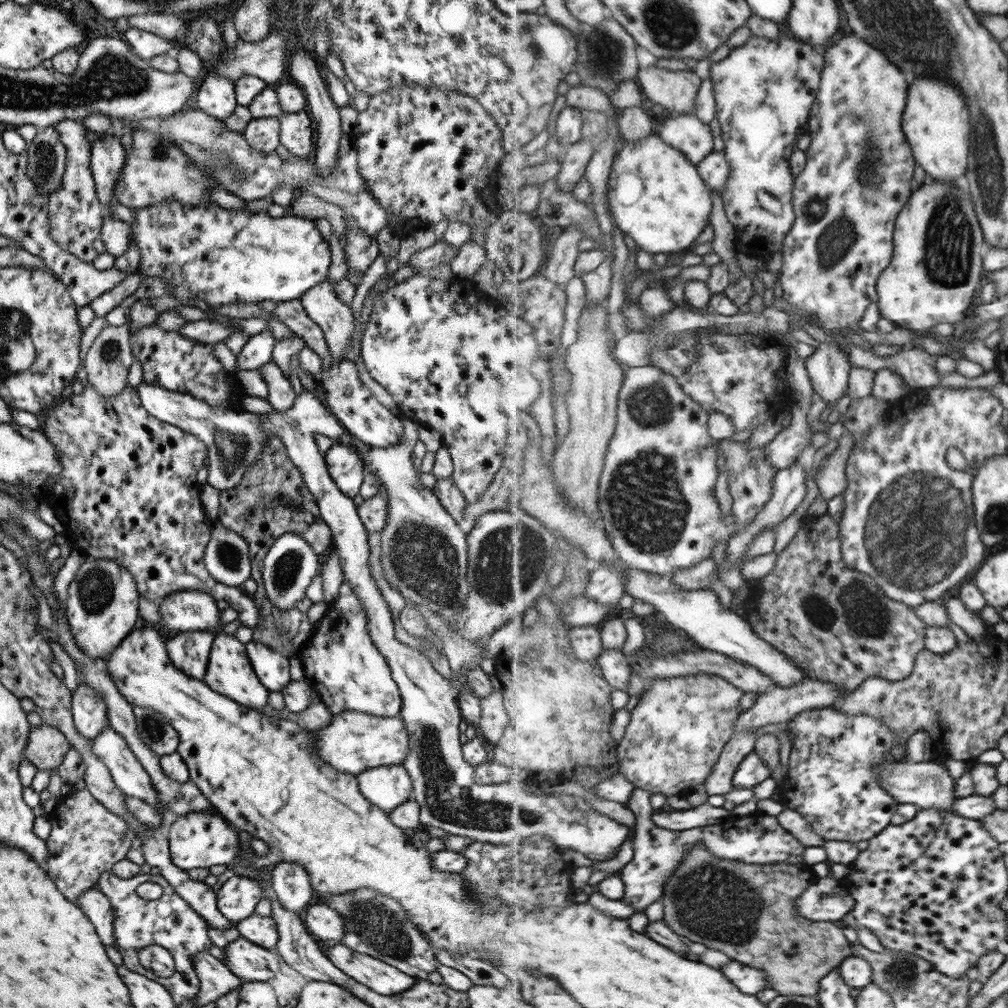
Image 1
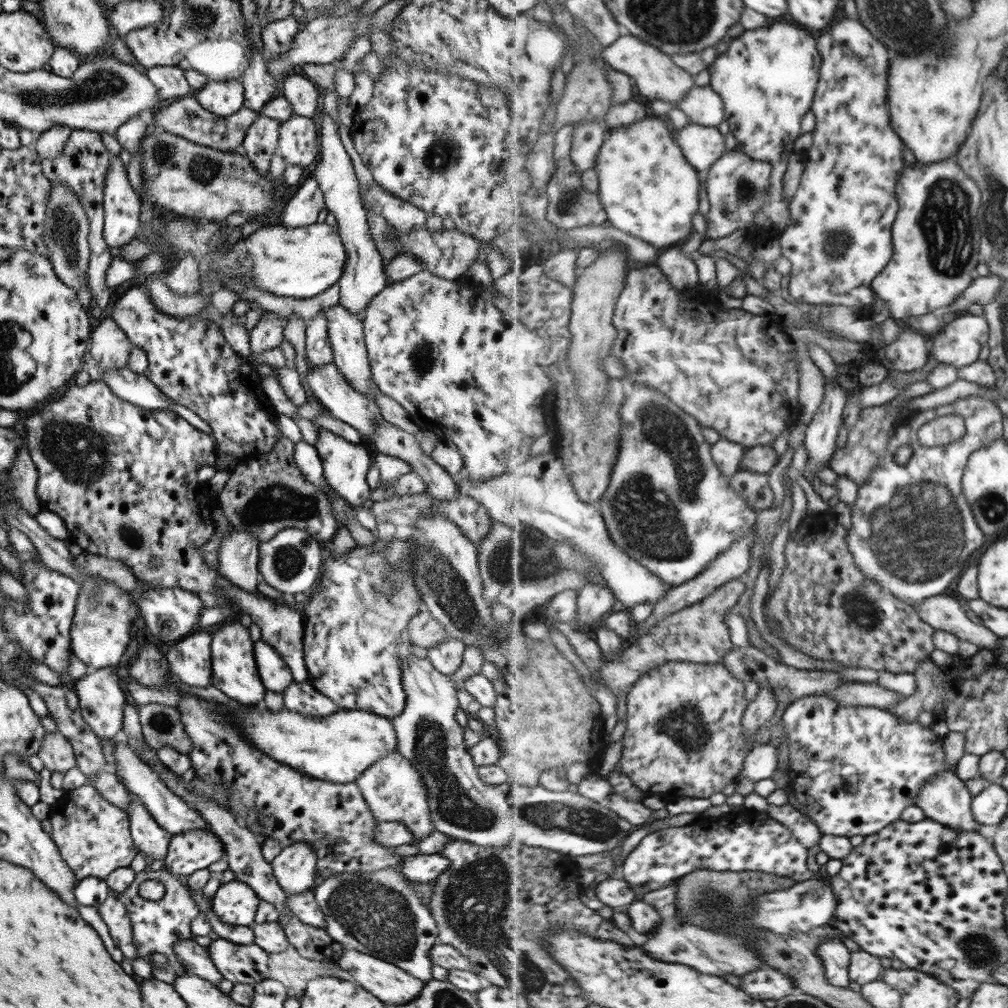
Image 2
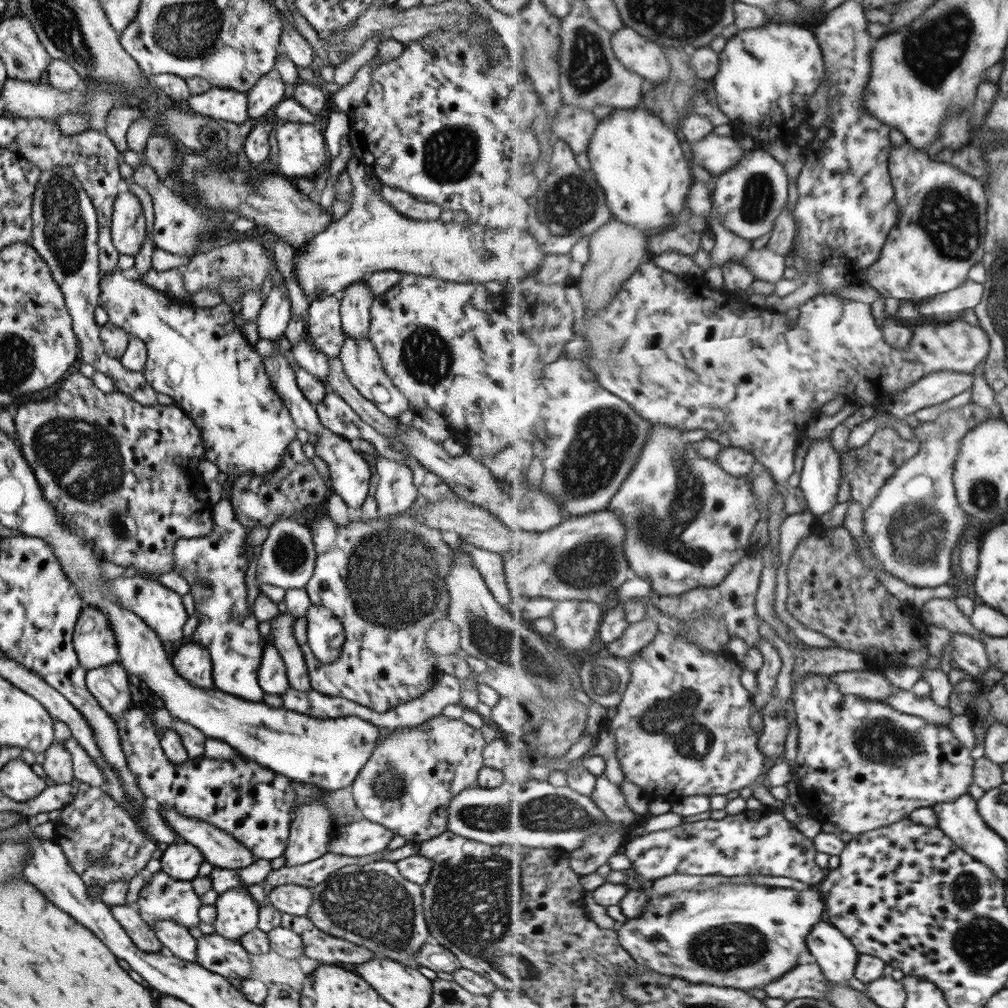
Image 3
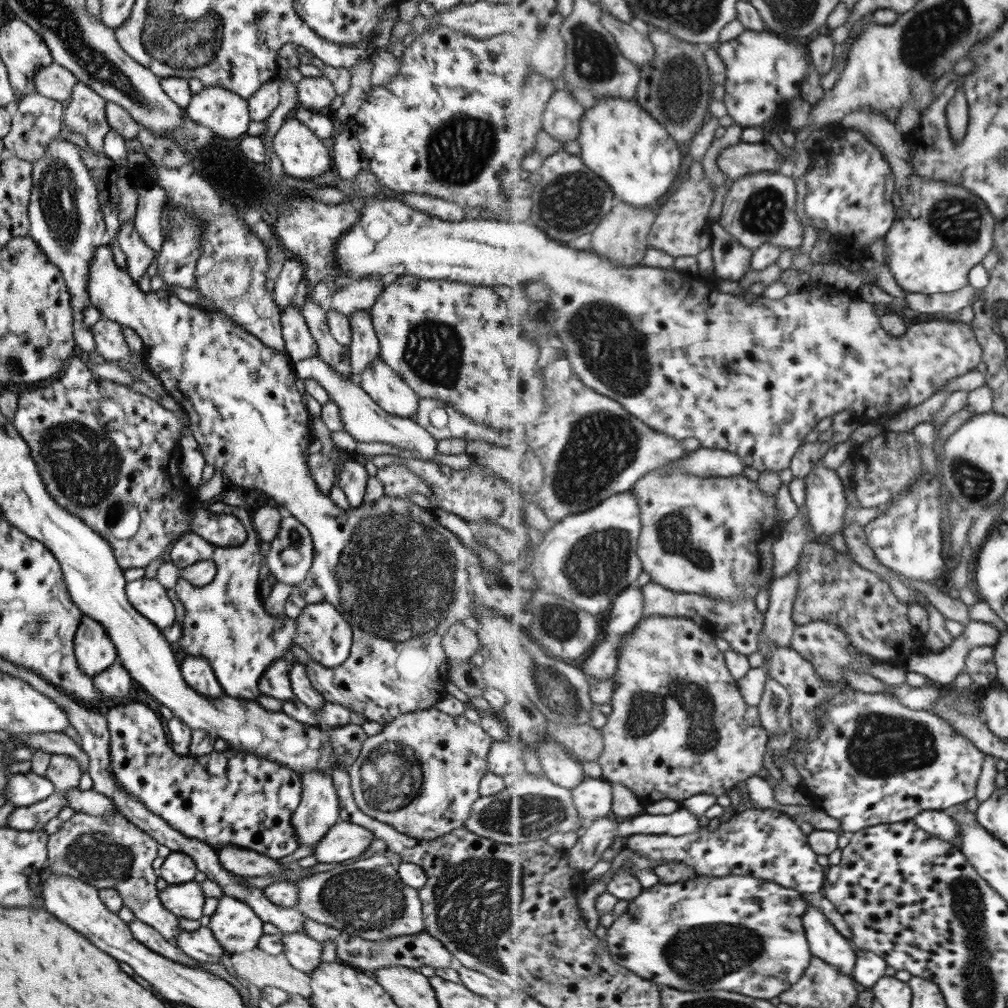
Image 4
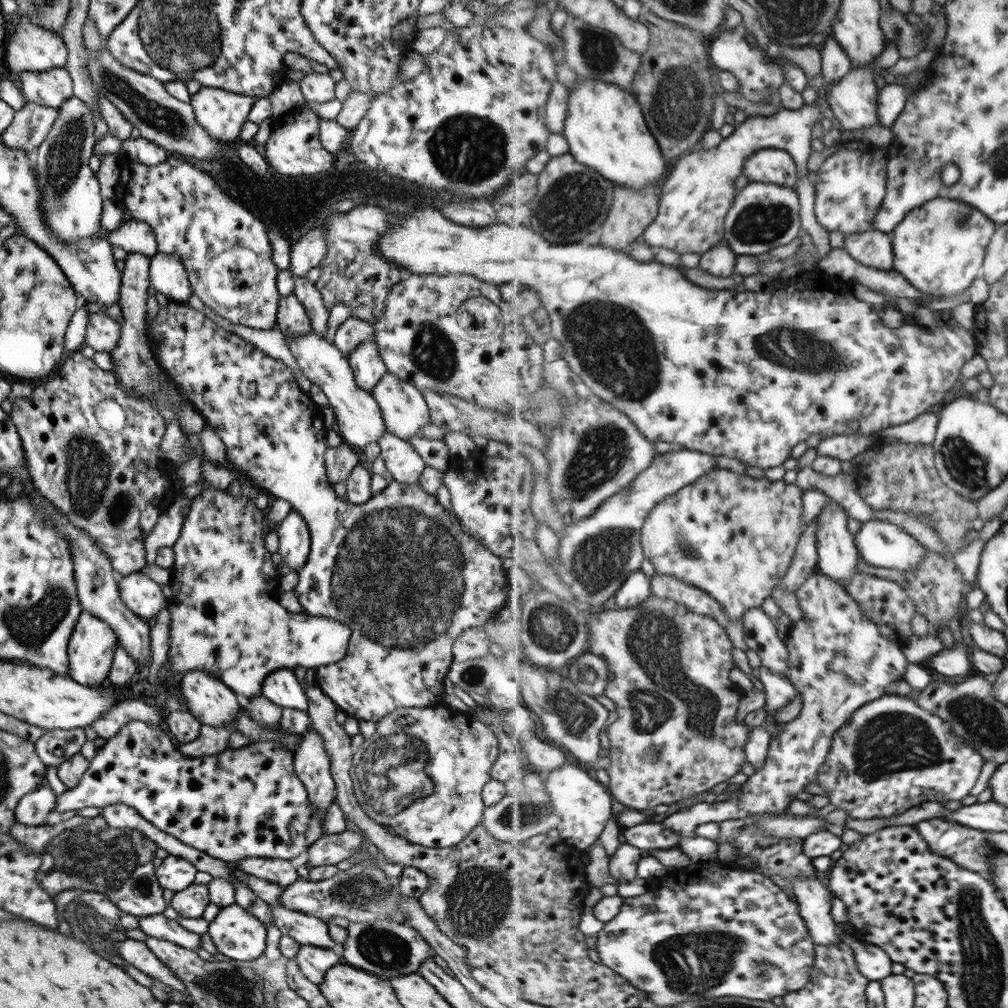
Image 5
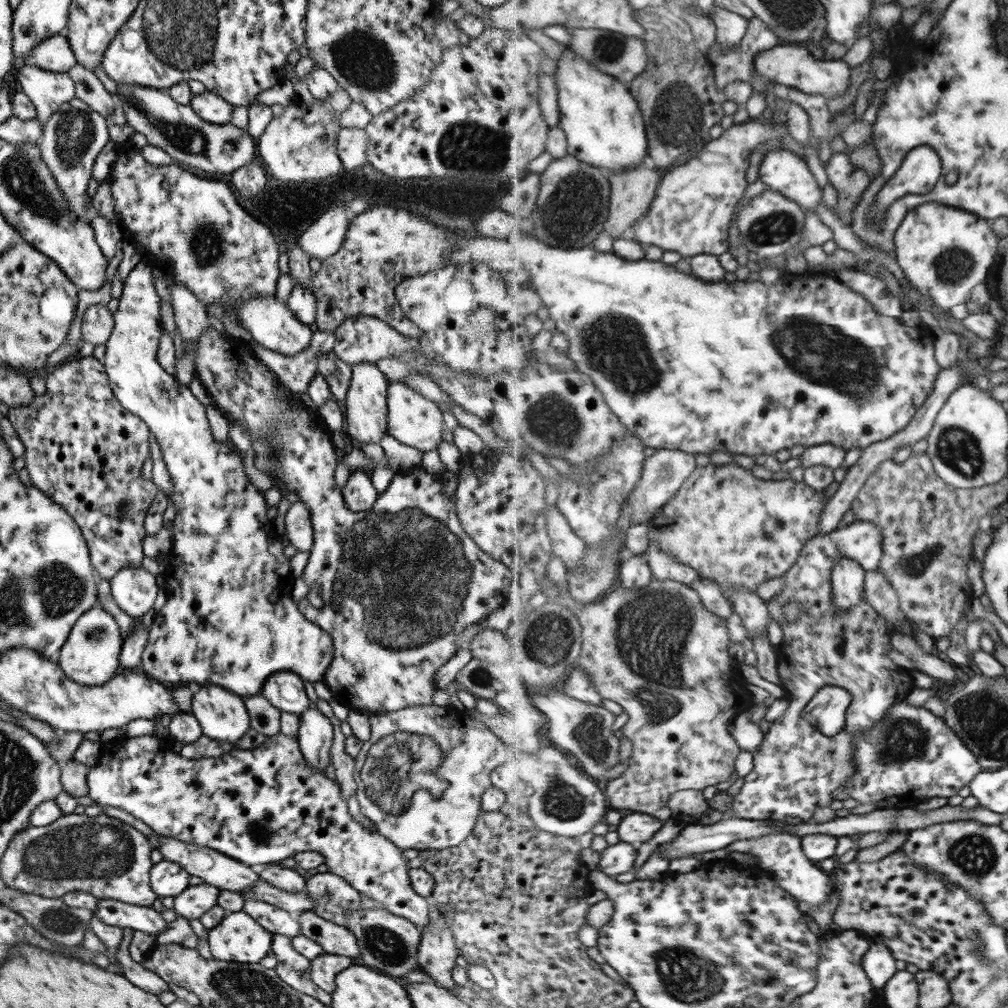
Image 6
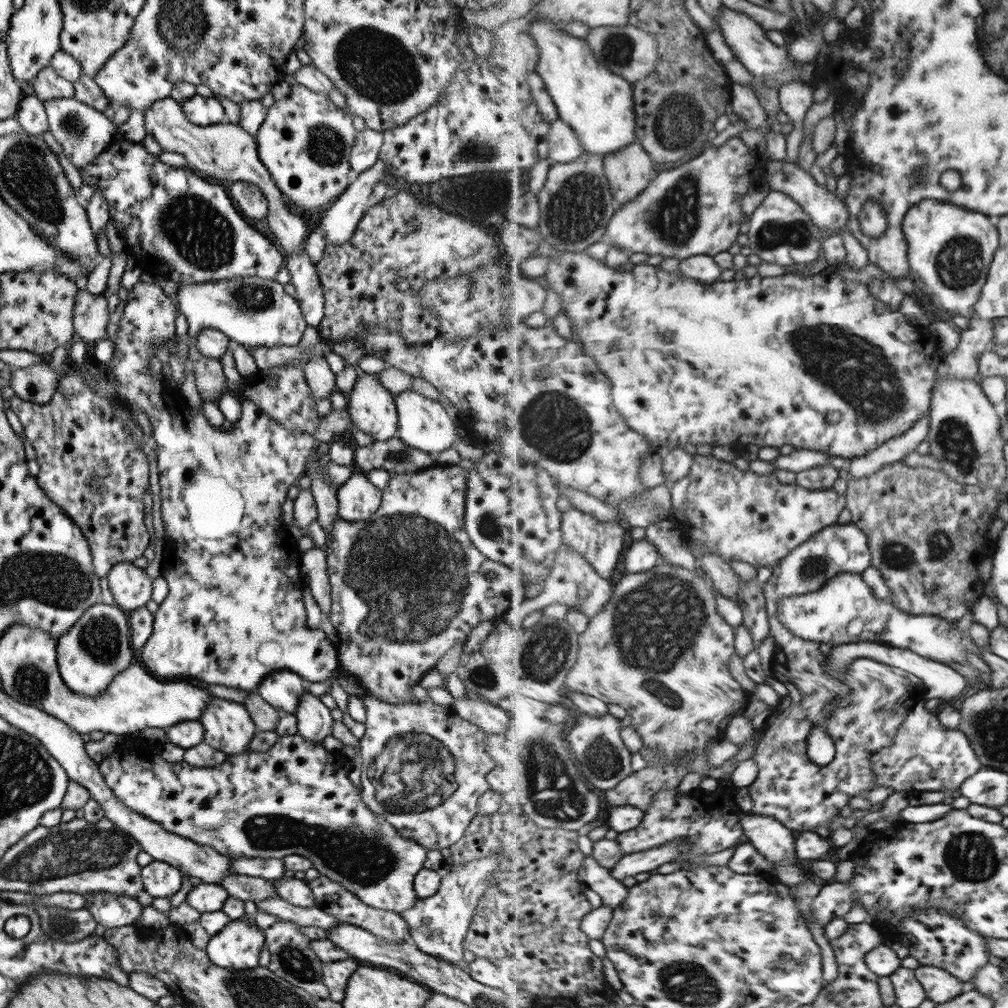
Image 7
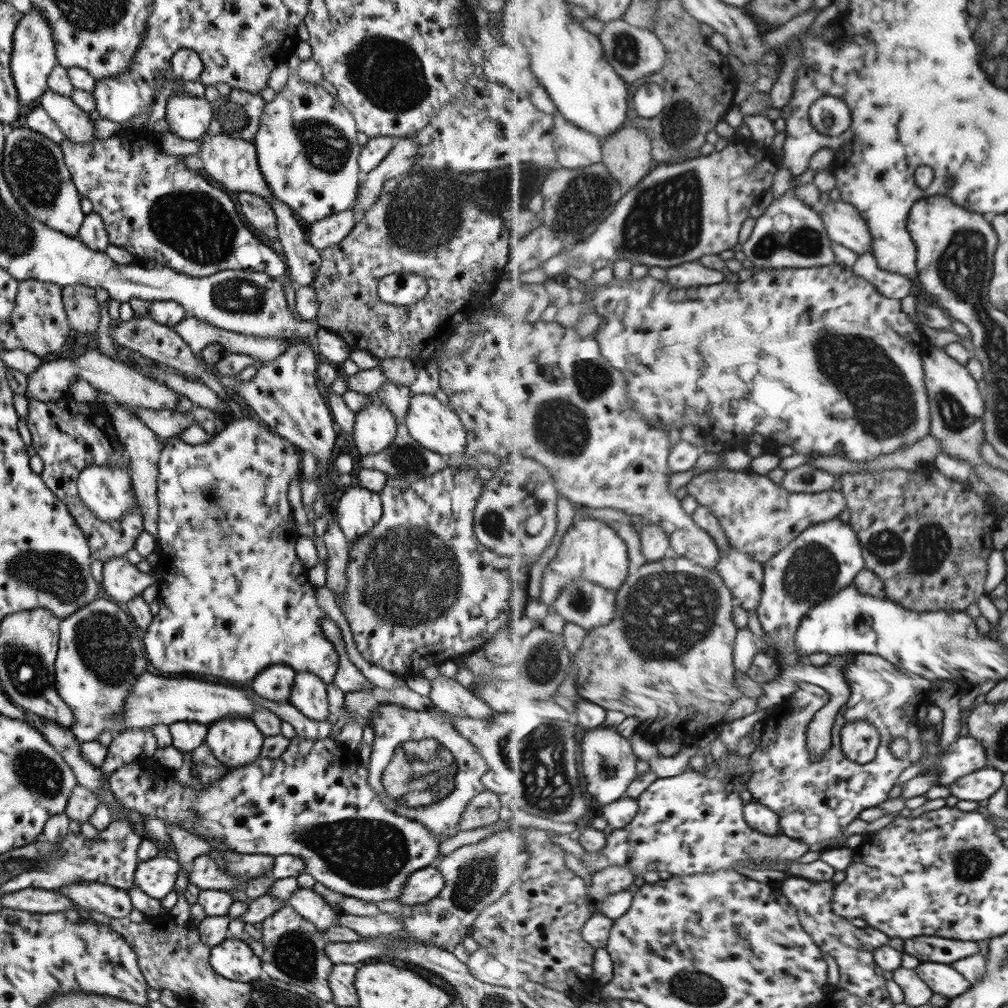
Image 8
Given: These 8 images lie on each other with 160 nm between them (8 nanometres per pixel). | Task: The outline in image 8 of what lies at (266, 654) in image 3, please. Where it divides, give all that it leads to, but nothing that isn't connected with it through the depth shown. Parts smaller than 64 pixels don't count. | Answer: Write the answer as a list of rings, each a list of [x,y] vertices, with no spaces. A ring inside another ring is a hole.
[[[275,664],[258,672],[251,681],[251,690],[271,701],[288,701],[296,672],[286,664]]]

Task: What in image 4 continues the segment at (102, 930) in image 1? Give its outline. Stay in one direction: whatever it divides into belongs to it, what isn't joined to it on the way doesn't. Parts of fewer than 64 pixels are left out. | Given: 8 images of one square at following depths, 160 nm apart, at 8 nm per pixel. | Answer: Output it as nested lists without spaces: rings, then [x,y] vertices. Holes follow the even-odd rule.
[[[135,917],[129,923],[126,924],[133,935],[133,938],[140,944],[143,944],[151,952],[159,954],[171,960],[171,962],[179,962],[183,966],[191,966],[195,968],[197,962],[189,958],[187,954],[183,954],[179,948],[163,939],[163,936],[159,935],[151,926],[147,926],[144,922],[141,922]]]

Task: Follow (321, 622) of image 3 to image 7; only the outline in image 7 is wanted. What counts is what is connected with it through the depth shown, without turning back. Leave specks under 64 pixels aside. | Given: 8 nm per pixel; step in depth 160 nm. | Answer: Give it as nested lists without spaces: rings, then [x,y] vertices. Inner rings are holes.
[[[139,279],[133,285],[131,291],[127,291],[125,305],[117,322],[118,330],[115,332],[114,338],[109,338],[113,343],[113,356],[104,365],[110,380],[116,384],[116,394],[120,397],[121,403],[128,410],[131,407],[139,408],[139,410],[146,413],[149,422],[151,422],[152,436],[156,442],[160,496],[159,513],[163,522],[163,530],[166,534],[169,534],[166,538],[171,540],[171,546],[187,546],[187,548],[171,548],[167,552],[175,560],[179,560],[177,564],[185,564],[185,572],[189,576],[195,576],[195,578],[164,578],[169,592],[163,602],[159,604],[155,613],[152,614],[152,631],[141,650],[137,653],[138,663],[153,676],[165,676],[165,680],[175,680],[175,676],[177,676],[177,680],[197,678],[197,680],[203,680],[207,684],[221,684],[221,686],[227,686],[227,688],[237,688],[237,690],[246,692],[254,692],[265,676],[279,670],[291,671],[306,682],[326,682],[329,678],[336,678],[338,676],[336,647],[325,637],[321,629],[307,626],[306,610],[303,607],[301,595],[303,588],[306,586],[299,570],[302,553],[297,550],[296,540],[289,536],[288,528],[282,522],[280,510],[286,499],[287,489],[291,485],[296,485],[297,480],[304,474],[305,459],[309,455],[309,450],[316,445],[316,442],[306,432],[292,431],[284,427],[280,422],[271,420],[270,416],[264,410],[261,410],[259,405],[256,405],[249,399],[241,399],[241,413],[236,420],[236,426],[232,425],[229,428],[220,430],[215,429],[215,427],[211,427],[205,421],[201,409],[191,409],[185,404],[185,401],[178,400],[176,391],[168,388],[161,377],[157,379],[151,377],[149,360],[154,356],[153,350],[156,349],[156,340],[174,336],[173,320],[177,316],[176,309],[177,305],[173,305],[171,300],[163,295],[159,285],[155,282]]]

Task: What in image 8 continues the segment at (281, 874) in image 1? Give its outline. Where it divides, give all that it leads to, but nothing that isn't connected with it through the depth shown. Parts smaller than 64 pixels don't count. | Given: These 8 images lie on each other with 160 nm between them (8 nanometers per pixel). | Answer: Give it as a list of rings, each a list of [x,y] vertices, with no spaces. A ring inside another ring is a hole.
[[[297,672],[290,690],[288,703],[309,720],[326,720],[326,684],[310,672]]]

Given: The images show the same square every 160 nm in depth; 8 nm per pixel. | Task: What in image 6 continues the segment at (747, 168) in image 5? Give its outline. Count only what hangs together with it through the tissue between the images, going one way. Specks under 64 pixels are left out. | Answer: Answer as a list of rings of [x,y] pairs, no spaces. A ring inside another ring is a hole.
[[[777,149],[765,155],[760,180],[768,188],[798,202],[805,210],[817,210],[823,198],[823,190],[805,159],[789,150]]]

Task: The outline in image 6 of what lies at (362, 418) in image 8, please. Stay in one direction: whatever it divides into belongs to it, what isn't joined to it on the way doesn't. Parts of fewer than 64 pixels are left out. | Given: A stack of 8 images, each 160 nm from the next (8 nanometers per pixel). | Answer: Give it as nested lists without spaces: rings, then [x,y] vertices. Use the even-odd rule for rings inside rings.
[[[360,362],[350,366],[351,380],[344,400],[343,434],[352,444],[378,444],[386,432],[386,388],[388,381],[374,363]]]

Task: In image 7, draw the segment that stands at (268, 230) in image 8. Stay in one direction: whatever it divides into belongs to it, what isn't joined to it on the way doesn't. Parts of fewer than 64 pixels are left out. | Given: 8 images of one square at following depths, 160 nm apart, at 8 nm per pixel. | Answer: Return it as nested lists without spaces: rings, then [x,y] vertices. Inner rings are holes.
[[[232,182],[226,185],[228,196],[233,200],[236,208],[247,220],[253,223],[251,218],[261,220],[267,212],[267,202],[263,193],[248,182]]]

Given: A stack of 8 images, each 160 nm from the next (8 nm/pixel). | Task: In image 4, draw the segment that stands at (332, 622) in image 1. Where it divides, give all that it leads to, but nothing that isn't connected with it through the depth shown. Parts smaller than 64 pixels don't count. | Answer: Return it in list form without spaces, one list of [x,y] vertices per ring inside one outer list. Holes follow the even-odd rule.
[[[107,244],[97,246],[90,264],[88,264],[87,294],[89,306],[96,308],[102,318],[107,318],[116,322],[121,327],[127,326],[137,333],[142,340],[141,358],[148,367],[150,374],[159,379],[162,388],[174,401],[177,406],[188,416],[188,427],[198,444],[199,451],[205,463],[212,466],[214,470],[219,470],[224,474],[226,481],[231,486],[238,485],[242,488],[254,489],[267,497],[271,498],[271,503],[278,506],[282,511],[293,516],[307,531],[312,542],[312,563],[307,571],[306,577],[297,586],[301,598],[305,604],[326,603],[333,607],[351,627],[352,641],[348,657],[339,665],[333,668],[325,668],[309,656],[304,664],[307,678],[312,687],[324,698],[325,701],[342,704],[351,709],[351,712],[362,714],[369,722],[387,724],[396,716],[407,712],[425,710],[434,704],[445,694],[444,684],[448,680],[448,659],[441,648],[441,635],[453,624],[460,622],[468,616],[474,616],[474,610],[479,607],[489,607],[494,613],[508,617],[513,613],[523,613],[523,592],[507,592],[507,582],[499,581],[492,577],[481,566],[478,556],[468,548],[465,548],[460,540],[449,530],[437,524],[434,516],[434,509],[421,508],[406,499],[395,499],[385,497],[373,503],[363,503],[359,507],[347,507],[345,510],[335,507],[328,495],[317,491],[315,483],[311,480],[311,473],[307,469],[307,446],[312,440],[309,430],[309,416],[307,410],[301,403],[299,392],[293,385],[295,381],[294,370],[291,362],[285,356],[279,356],[274,350],[267,348],[258,338],[245,332],[243,328],[237,326],[228,318],[223,311],[209,311],[181,302],[171,290],[160,288],[158,291],[147,291],[144,293],[136,282],[125,272],[124,268],[119,268],[113,262],[111,250]]]

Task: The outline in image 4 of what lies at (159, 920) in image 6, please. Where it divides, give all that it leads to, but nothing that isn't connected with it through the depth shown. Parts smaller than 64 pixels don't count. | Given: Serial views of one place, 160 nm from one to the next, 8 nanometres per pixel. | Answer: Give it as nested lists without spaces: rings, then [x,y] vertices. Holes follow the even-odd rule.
[[[199,927],[193,932],[185,932],[179,930],[179,934],[175,935],[175,943],[183,954],[187,954],[189,958],[197,962],[220,963],[221,954],[224,953],[223,948],[219,946],[217,940],[209,931],[209,927]]]

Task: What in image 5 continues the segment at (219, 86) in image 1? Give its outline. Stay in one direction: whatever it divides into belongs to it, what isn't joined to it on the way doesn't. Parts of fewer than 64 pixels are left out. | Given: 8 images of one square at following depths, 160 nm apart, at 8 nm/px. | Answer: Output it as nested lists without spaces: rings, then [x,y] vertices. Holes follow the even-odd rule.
[[[201,87],[188,103],[195,123],[209,136],[223,143],[234,142],[253,106],[254,97],[233,94],[213,87]]]

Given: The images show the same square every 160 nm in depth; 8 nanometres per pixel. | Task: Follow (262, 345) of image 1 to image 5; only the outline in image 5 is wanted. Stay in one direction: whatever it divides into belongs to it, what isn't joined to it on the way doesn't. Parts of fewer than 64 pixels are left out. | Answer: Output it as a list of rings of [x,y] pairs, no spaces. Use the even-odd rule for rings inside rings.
[[[322,225],[301,234],[295,243],[290,244],[290,261],[287,269],[291,273],[291,278],[304,276],[310,268],[317,266],[325,256],[325,250],[327,246],[325,246]]]

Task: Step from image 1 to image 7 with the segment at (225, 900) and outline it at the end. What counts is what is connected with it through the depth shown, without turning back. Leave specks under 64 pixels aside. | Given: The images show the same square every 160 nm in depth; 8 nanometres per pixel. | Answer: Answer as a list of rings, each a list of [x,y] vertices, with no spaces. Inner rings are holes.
[[[247,900],[244,910],[243,917],[227,921],[227,924],[207,942],[205,954],[209,962],[217,968],[237,972],[258,967],[259,951],[263,949],[264,936],[253,921],[256,904]]]

